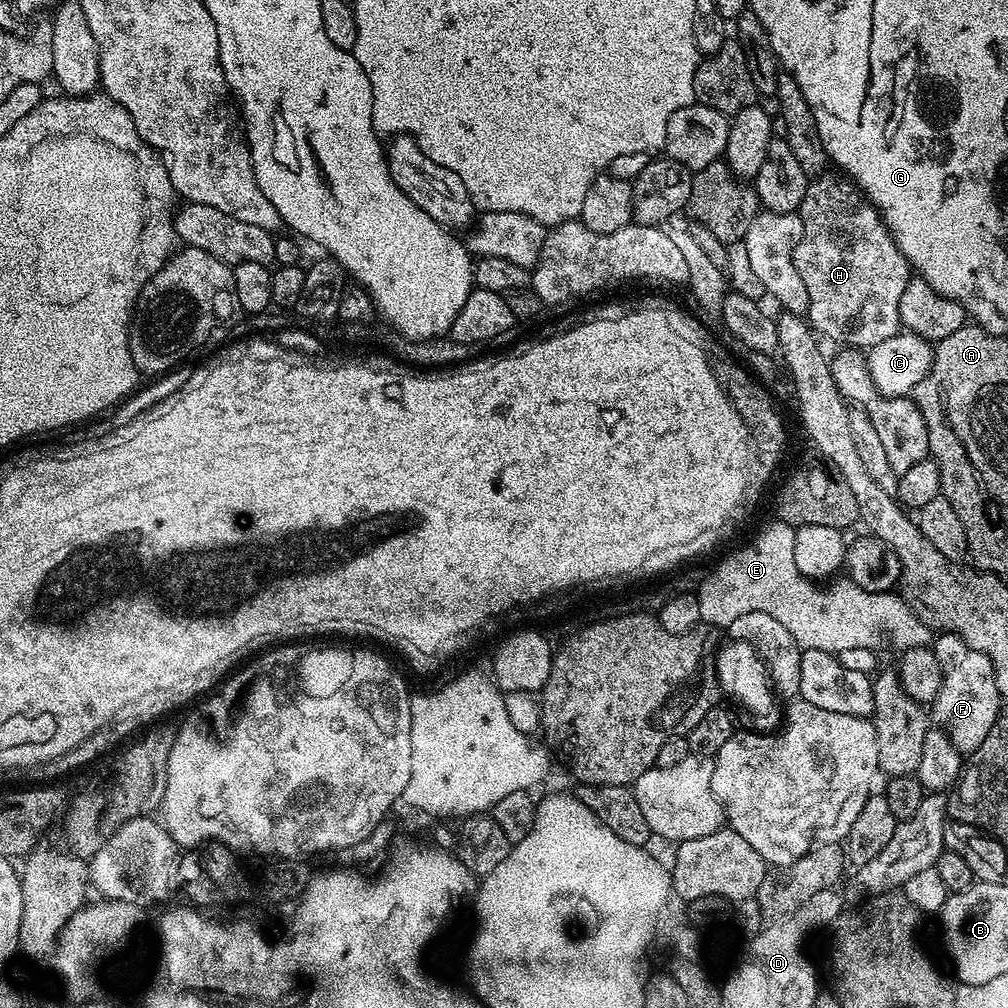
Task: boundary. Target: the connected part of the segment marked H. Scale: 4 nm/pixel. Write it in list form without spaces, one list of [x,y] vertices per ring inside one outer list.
[[[820,174],[809,183],[806,198],[802,198],[798,209],[803,236],[792,260],[809,294],[806,313],[809,325],[821,337],[837,340],[840,346],[867,350],[901,331],[900,299],[910,279],[910,265],[893,242],[890,229],[872,201],[847,176],[835,175]]]

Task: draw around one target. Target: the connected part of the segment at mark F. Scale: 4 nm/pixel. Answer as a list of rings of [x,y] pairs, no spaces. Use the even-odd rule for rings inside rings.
[[[937,635],[934,651],[940,663],[942,686],[935,704],[930,708],[931,723],[944,732],[954,750],[971,754],[982,746],[986,734],[990,734],[990,726],[994,726],[994,718],[998,718],[1002,707],[994,666],[986,654],[971,648],[960,636]]]

